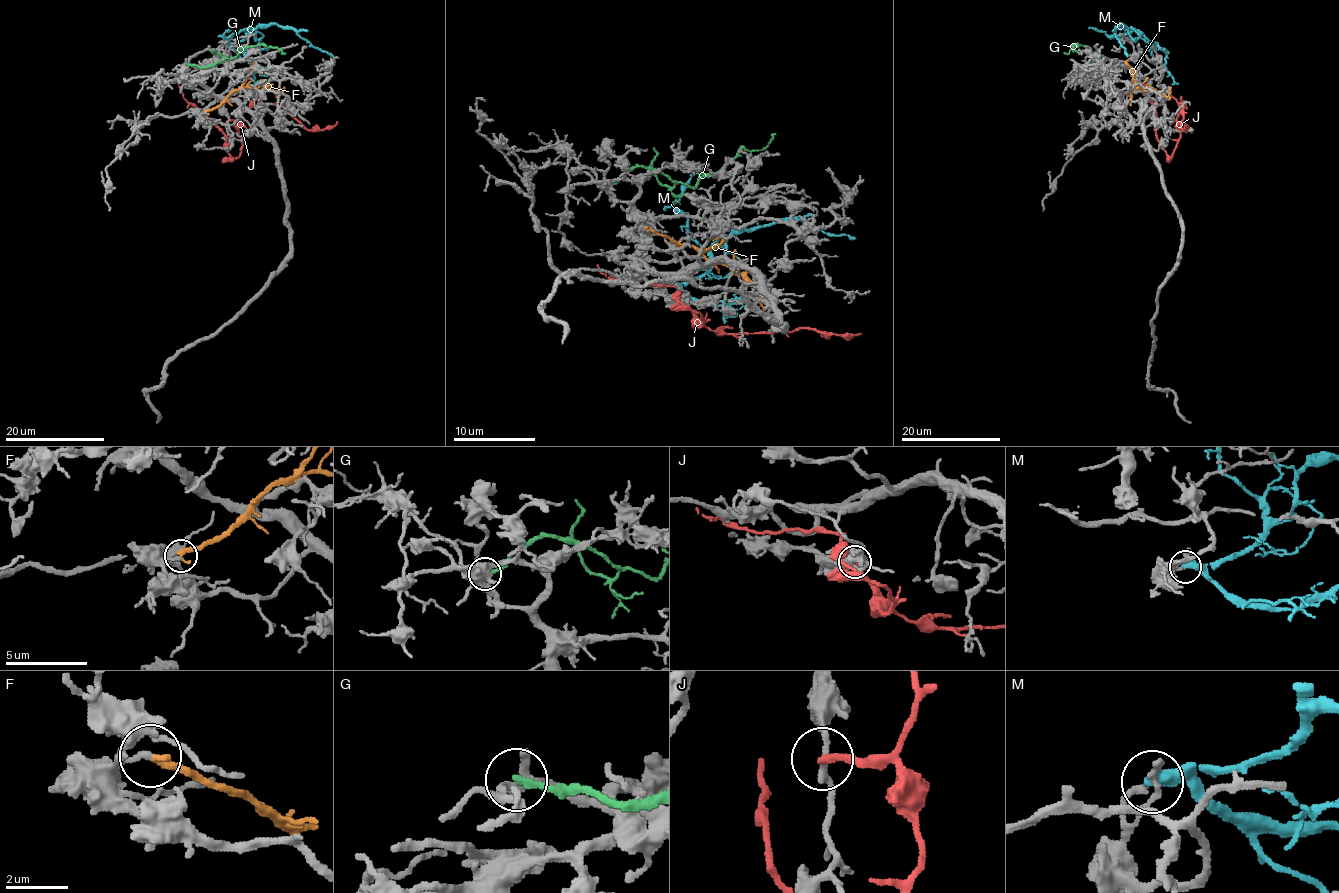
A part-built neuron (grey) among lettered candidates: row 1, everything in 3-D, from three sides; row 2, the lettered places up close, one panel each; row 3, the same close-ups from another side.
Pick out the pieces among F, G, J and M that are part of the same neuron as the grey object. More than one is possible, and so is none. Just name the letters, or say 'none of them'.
none of them

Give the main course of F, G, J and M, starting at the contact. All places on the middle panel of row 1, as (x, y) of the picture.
F: (643, 227), (682, 246), (695, 246), (709, 260), (730, 266), (754, 283), (762, 305), (775, 311)
G: (608, 184), (645, 166), (693, 186), (703, 176), (717, 174), (744, 149), (764, 149), (775, 133)
J: (684, 301), (699, 326), (701, 315), (676, 299), (676, 287), (625, 285), (600, 272), (596, 264)
M: (670, 285), (697, 280), (709, 266), (711, 246), (736, 229), (801, 219), (822, 231), (855, 239)

